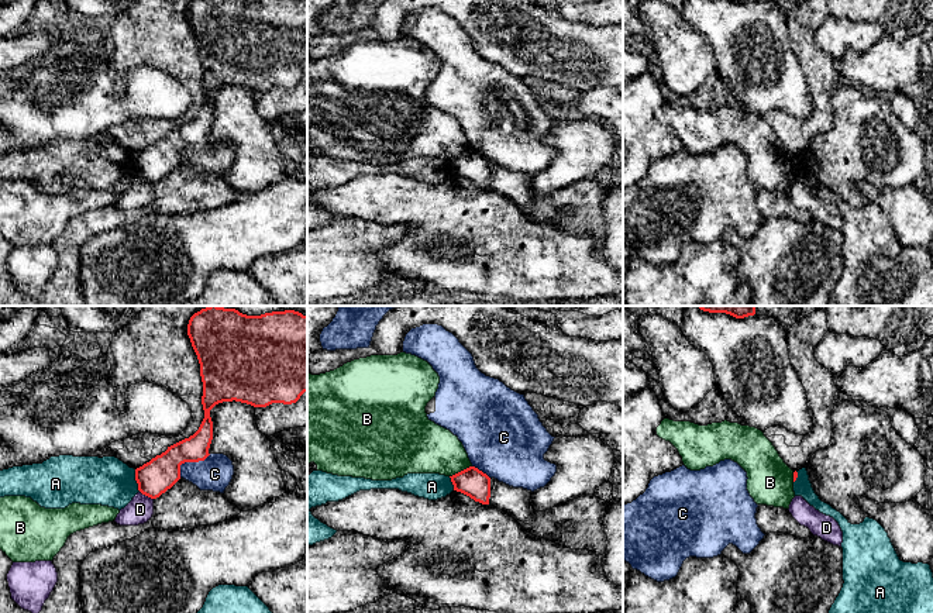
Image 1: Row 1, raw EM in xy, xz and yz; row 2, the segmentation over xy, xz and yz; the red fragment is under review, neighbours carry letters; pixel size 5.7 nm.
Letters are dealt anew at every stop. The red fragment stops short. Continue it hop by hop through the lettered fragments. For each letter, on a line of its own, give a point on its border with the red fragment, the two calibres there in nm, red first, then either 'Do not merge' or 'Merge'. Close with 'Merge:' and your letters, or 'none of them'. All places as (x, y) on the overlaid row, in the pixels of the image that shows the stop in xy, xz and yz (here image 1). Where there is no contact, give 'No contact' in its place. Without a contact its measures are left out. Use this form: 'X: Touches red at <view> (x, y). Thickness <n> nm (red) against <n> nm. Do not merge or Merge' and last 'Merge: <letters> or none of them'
A: Touches red at xy (137, 481). Thickness 200 nm (red) against 280 nm. Do not merge
B: Touches red at xz (461, 471). Thickness 160 nm (red) against 300 nm. Do not merge
C: Touches red at xy (189, 461). Thickness 200 nm (red) against 190 nm. Do not merge
D: Touches red at xy (147, 495). Thickness 200 nm (red) against 150 nm. Do not merge
Merge: none of them

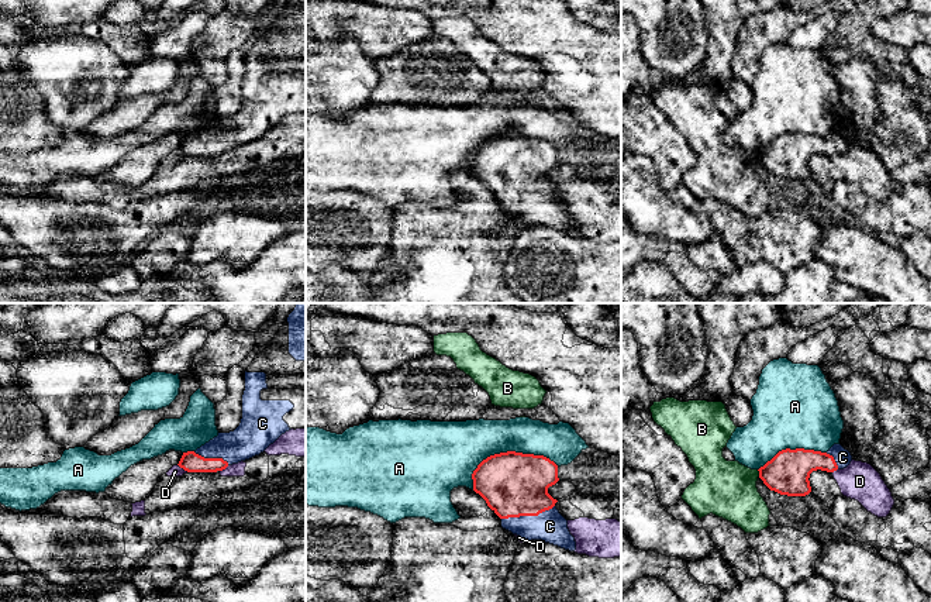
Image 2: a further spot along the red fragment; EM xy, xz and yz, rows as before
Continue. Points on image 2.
A: Touches red at xz (507, 451). Thickness 360 nm (red) against 280 nm. Do not merge
B: Touches red at yz (759, 472). Thickness 240 nm (red) against 320 nm. Do not merge
C: Touches red at xz (527, 515). Thickness 360 nm (red) against 190 nm. Merge
D: Touches red at xy (183, 468). Thickness 120 nm (red) against 60 nm. Do not merge
Merge: C

